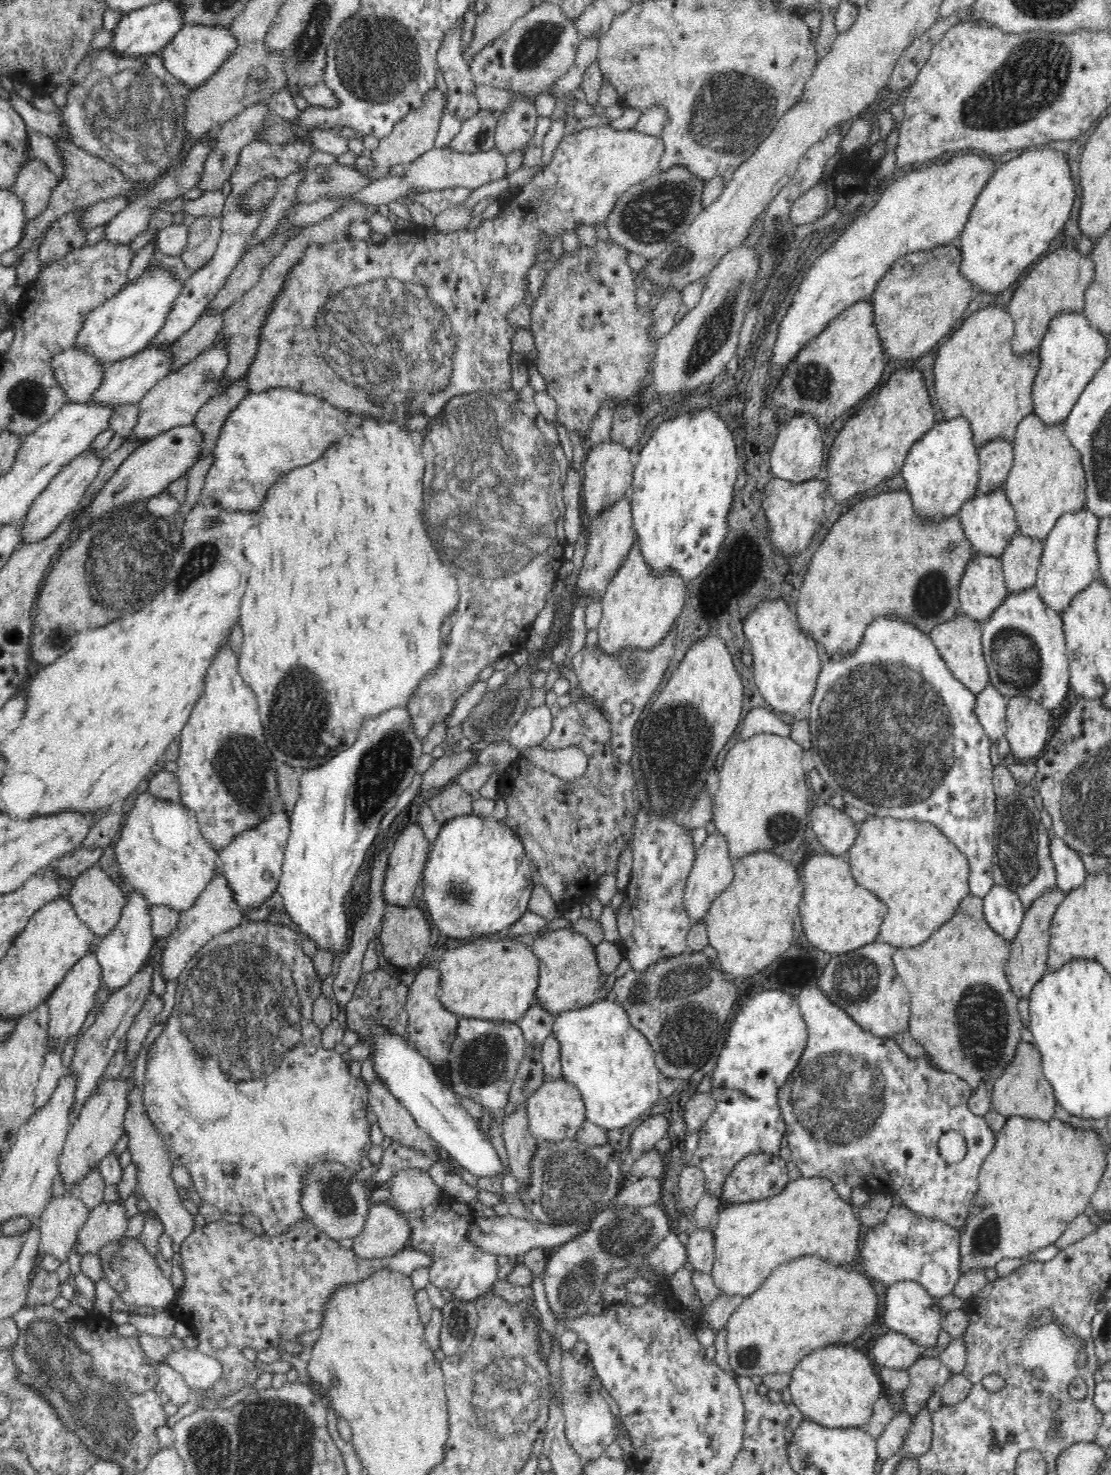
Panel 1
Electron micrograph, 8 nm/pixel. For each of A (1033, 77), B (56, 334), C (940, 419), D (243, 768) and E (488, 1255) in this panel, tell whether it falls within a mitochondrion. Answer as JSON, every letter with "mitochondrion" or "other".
{"A":"mitochondrion","B":"other","C":"other","D":"mitochondrion","E":"other"}

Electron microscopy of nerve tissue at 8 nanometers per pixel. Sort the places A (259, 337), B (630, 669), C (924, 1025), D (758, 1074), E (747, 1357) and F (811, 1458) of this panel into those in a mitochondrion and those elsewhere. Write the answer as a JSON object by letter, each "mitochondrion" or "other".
{"A":"other","B":"mitochondrion","C":"other","D":"mitochondrion","E":"mitochondrion","F":"mitochondrion"}

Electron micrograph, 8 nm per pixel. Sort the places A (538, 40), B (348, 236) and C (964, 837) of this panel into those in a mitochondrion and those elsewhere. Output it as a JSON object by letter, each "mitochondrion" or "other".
{"A":"mitochondrion","B":"other","C":"other"}

